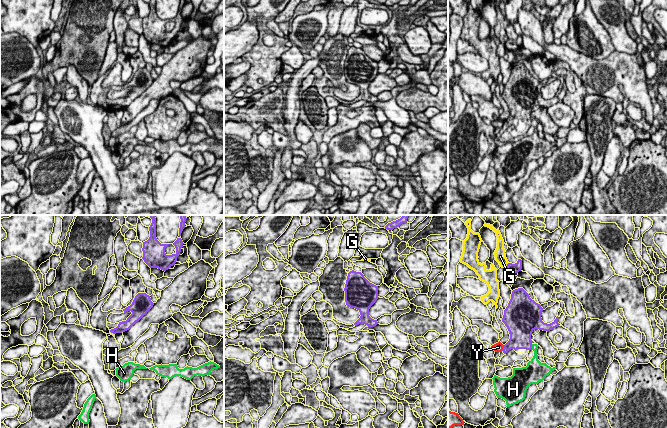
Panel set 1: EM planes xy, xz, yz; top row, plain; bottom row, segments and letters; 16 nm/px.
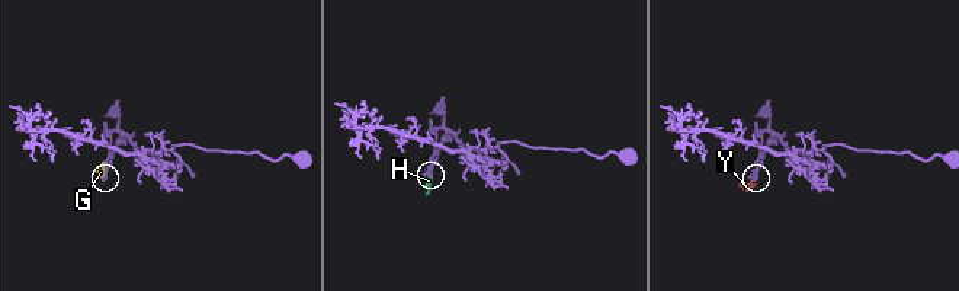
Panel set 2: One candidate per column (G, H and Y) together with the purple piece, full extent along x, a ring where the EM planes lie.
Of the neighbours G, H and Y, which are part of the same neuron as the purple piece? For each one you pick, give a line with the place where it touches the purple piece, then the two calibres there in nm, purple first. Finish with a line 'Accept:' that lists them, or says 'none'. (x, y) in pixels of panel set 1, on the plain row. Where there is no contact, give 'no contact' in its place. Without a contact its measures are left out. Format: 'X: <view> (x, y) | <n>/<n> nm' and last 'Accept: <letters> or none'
H: yz (531, 123) | 360/140 nm
Accept: H

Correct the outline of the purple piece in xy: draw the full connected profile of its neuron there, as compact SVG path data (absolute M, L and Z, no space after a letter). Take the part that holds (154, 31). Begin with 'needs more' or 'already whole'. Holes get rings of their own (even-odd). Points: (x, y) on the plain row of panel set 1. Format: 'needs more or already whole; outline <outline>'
already whole; outline M151 0L149 3L150 13L147 17L143 18L143 33L142 35L150 44L158 44L163 47L168 46L177 37L177 33L180 31L181 24L183 23L183 17L181 14L173 19L176 24L176 29L167 31L165 24L169 20L161 20L156 14L156 0Z

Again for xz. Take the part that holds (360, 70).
already whole; outline M352 46L348 49L344 67L347 83L357 85L361 91L354 101L376 102L378 98L369 92L369 85L379 74L378 62L370 59L361 48Z

